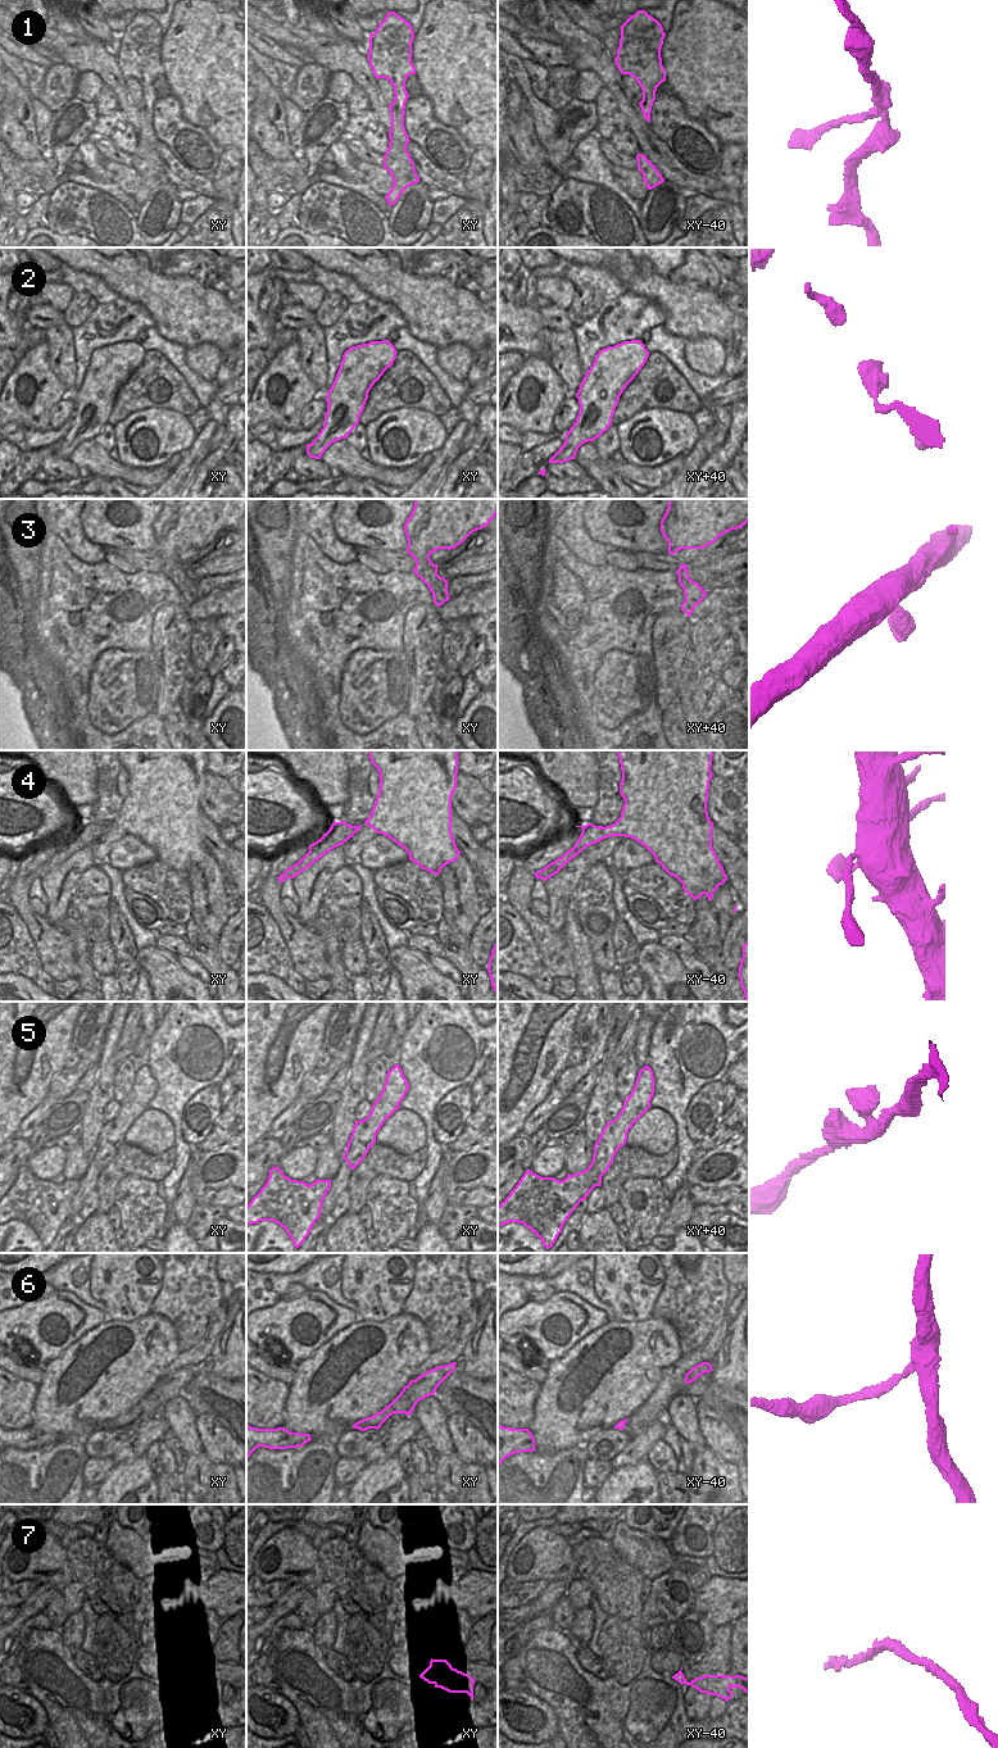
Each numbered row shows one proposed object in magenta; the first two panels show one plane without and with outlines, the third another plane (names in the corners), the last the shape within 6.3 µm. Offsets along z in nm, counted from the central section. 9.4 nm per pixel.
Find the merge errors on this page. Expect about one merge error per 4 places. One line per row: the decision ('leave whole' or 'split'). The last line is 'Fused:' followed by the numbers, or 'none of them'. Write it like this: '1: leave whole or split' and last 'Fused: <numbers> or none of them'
1: leave whole
2: leave whole
3: leave whole
4: leave whole
5: leave whole
6: leave whole
7: leave whole
Fused: none of them

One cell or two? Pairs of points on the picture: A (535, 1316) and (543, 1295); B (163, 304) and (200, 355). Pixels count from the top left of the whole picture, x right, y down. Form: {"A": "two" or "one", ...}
{"A": "two", "B": "two"}

